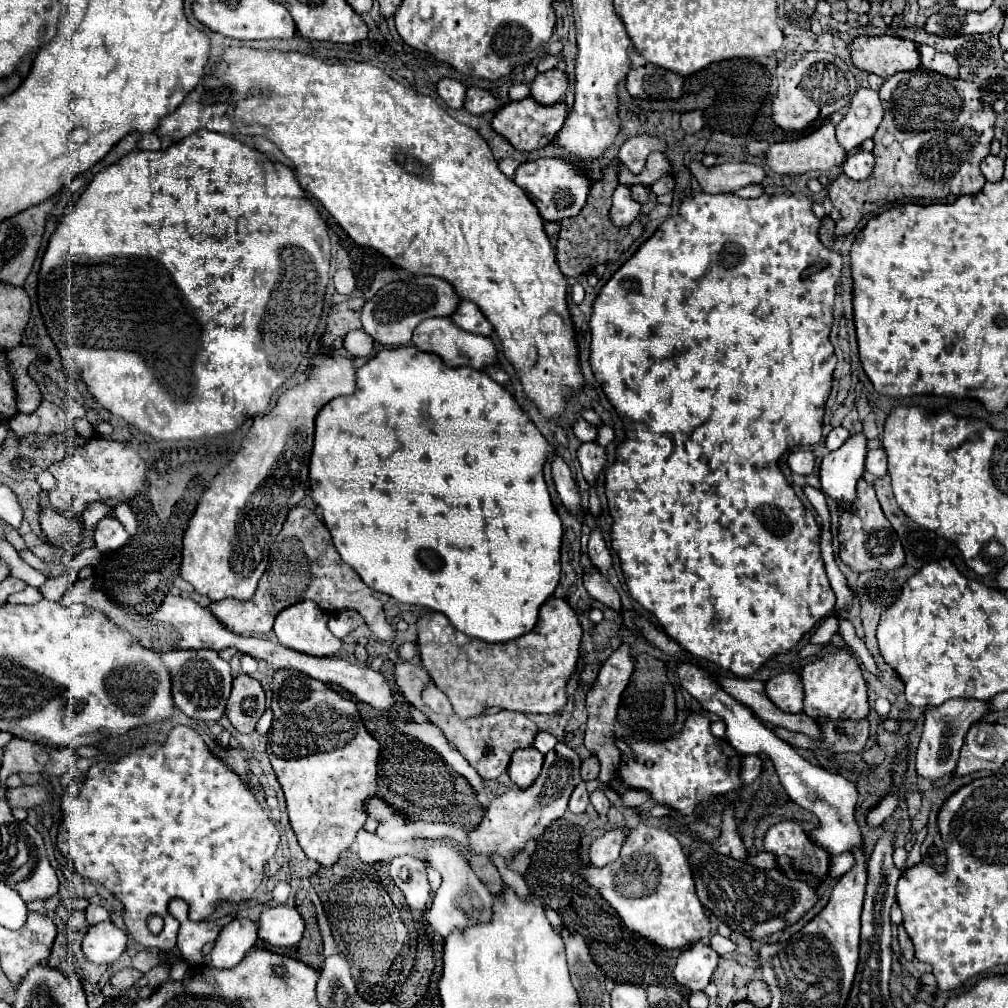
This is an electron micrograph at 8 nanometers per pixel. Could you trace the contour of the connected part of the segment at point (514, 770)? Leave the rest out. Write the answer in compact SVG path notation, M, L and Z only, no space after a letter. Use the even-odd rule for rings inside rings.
M533 746L519 748L519 752L515 752L515 756L511 758L509 776L519 788L529 788L539 776L541 766L543 766L543 754L537 748Z

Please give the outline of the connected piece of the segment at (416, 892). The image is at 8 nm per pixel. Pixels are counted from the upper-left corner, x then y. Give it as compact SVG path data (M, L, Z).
M397 856L393 862L397 862L399 868L399 878L393 878L393 882L405 892L409 908L413 912L423 912L431 896L425 864L413 856Z

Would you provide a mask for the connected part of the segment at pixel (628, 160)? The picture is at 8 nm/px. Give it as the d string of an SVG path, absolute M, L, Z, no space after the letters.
M637 134L637 136L631 136L623 142L623 146L619 148L619 162L625 164L633 174L639 174L645 166L645 160L649 156L651 150L659 150L659 152L665 152L667 144L663 138L659 136L651 136L651 134Z

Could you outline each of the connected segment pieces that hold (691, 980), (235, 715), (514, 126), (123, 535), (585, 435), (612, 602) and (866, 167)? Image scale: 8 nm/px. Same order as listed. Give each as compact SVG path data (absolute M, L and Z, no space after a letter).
M697 942L689 950L681 952L673 976L681 986L687 986L691 990L703 990L711 982L711 974L717 968L717 960L719 954L711 946Z
M237 676L233 680L233 690L227 700L227 718L233 728L241 734L251 734L265 710L263 686L251 676Z
M527 96L525 100L509 102L503 108L499 108L495 112L495 116L493 116L491 126L493 126L495 132L505 136L519 152L531 152L531 150L547 146L557 136L557 132L563 128L565 118L567 118L565 102L543 106L543 104L535 102L535 100L531 100L531 96Z
M103 518L95 530L95 546L99 552L111 552L127 544L129 536L115 518Z
M583 418L577 420L573 432L575 432L575 436L577 436L581 442L597 442L597 428L591 426L589 422L585 422Z
M599 572L585 574L585 576L583 576L583 582L585 582L587 592L589 592L595 600L603 602L605 606L613 608L615 612L621 612L621 614L625 612L625 608L623 608L623 604L621 604L621 598L619 598L617 590L605 580L603 574L599 574Z
M857 150L857 152L849 154L847 160L843 162L843 172L853 180L869 178L873 168L875 168L875 156L865 150Z

